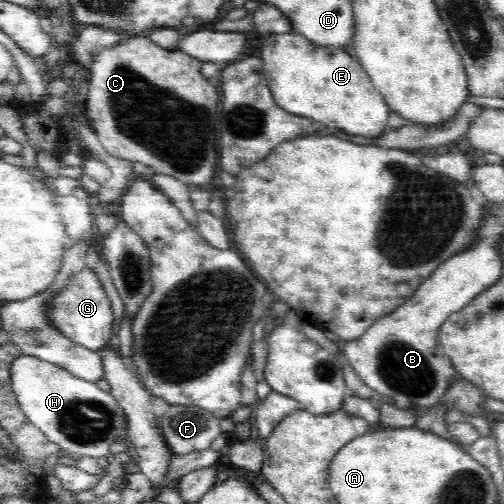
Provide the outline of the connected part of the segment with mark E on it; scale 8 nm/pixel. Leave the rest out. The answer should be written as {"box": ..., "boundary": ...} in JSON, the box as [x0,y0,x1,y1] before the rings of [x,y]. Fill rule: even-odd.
{"box":[260,33,391,138],"boundary":[[[272,33],[265,36],[262,43],[260,58],[263,60],[264,74],[267,85],[276,104],[292,114],[304,114],[312,120],[326,124],[328,128],[338,128],[358,136],[376,138],[386,129],[388,114],[391,110],[386,106],[385,98],[368,80],[362,65],[351,51],[342,48],[330,48],[318,45],[298,33]]]}

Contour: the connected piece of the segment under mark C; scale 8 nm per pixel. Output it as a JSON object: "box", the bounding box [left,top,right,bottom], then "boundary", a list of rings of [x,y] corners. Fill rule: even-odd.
{"box":[83,36,218,186],"boundary":[[[133,36],[120,41],[112,48],[102,49],[93,56],[89,66],[91,78],[83,114],[97,134],[102,148],[114,158],[140,162],[150,166],[155,174],[172,176],[182,184],[204,186],[216,174],[216,110],[218,90],[201,75],[202,60],[186,52],[168,50],[158,46],[148,37]]]}

